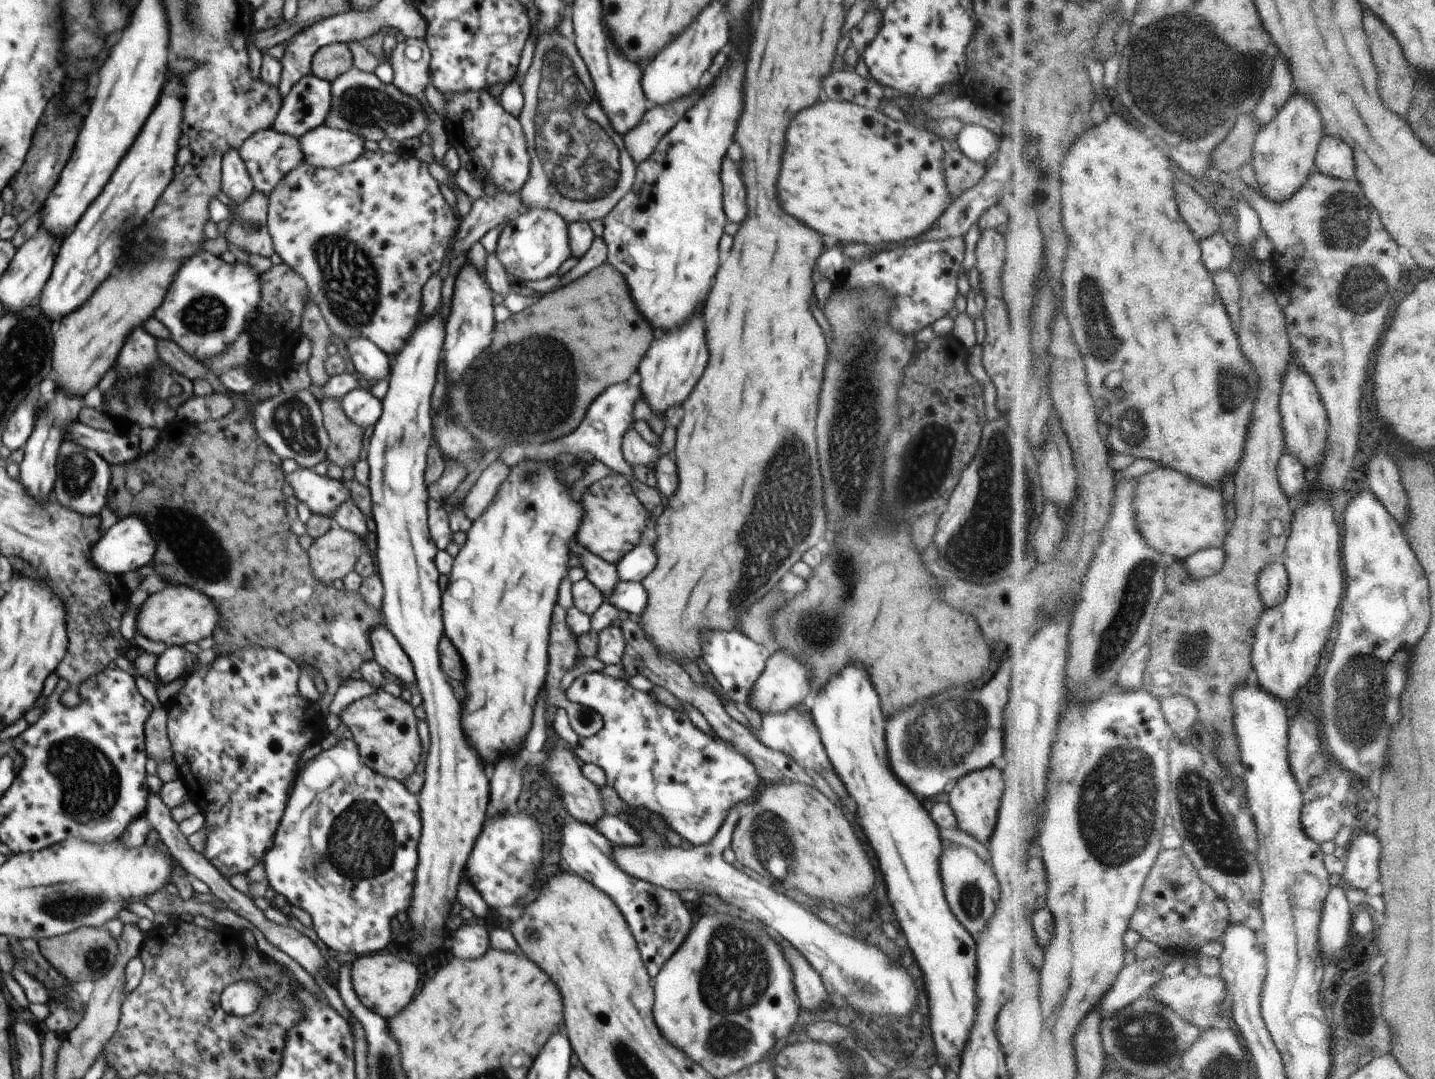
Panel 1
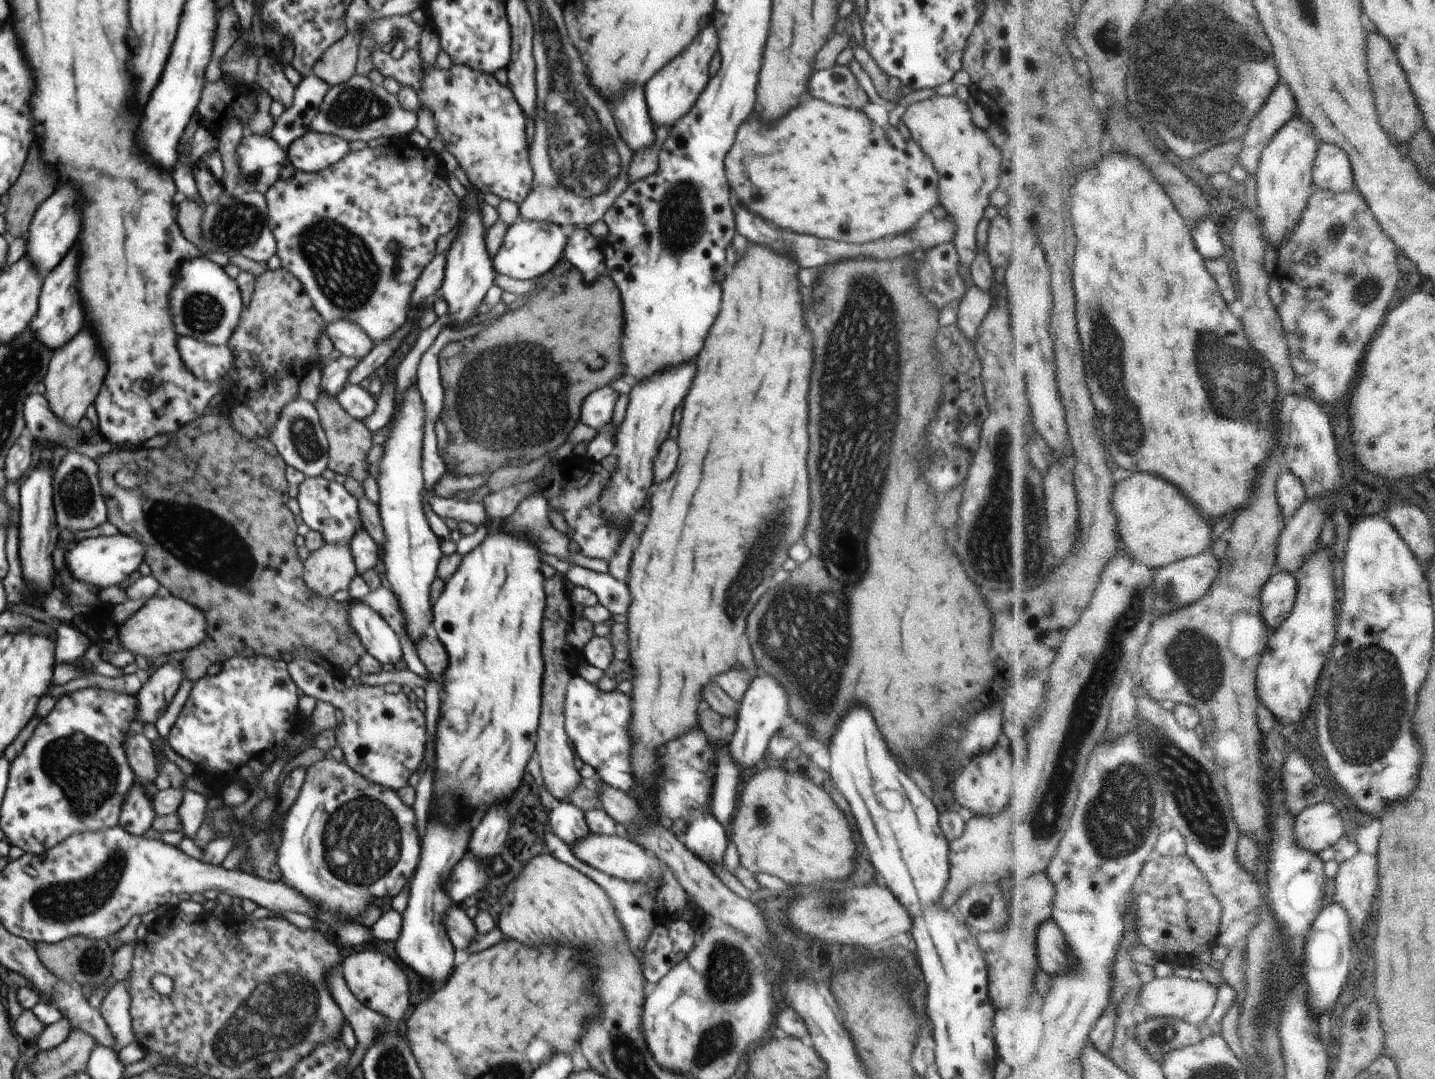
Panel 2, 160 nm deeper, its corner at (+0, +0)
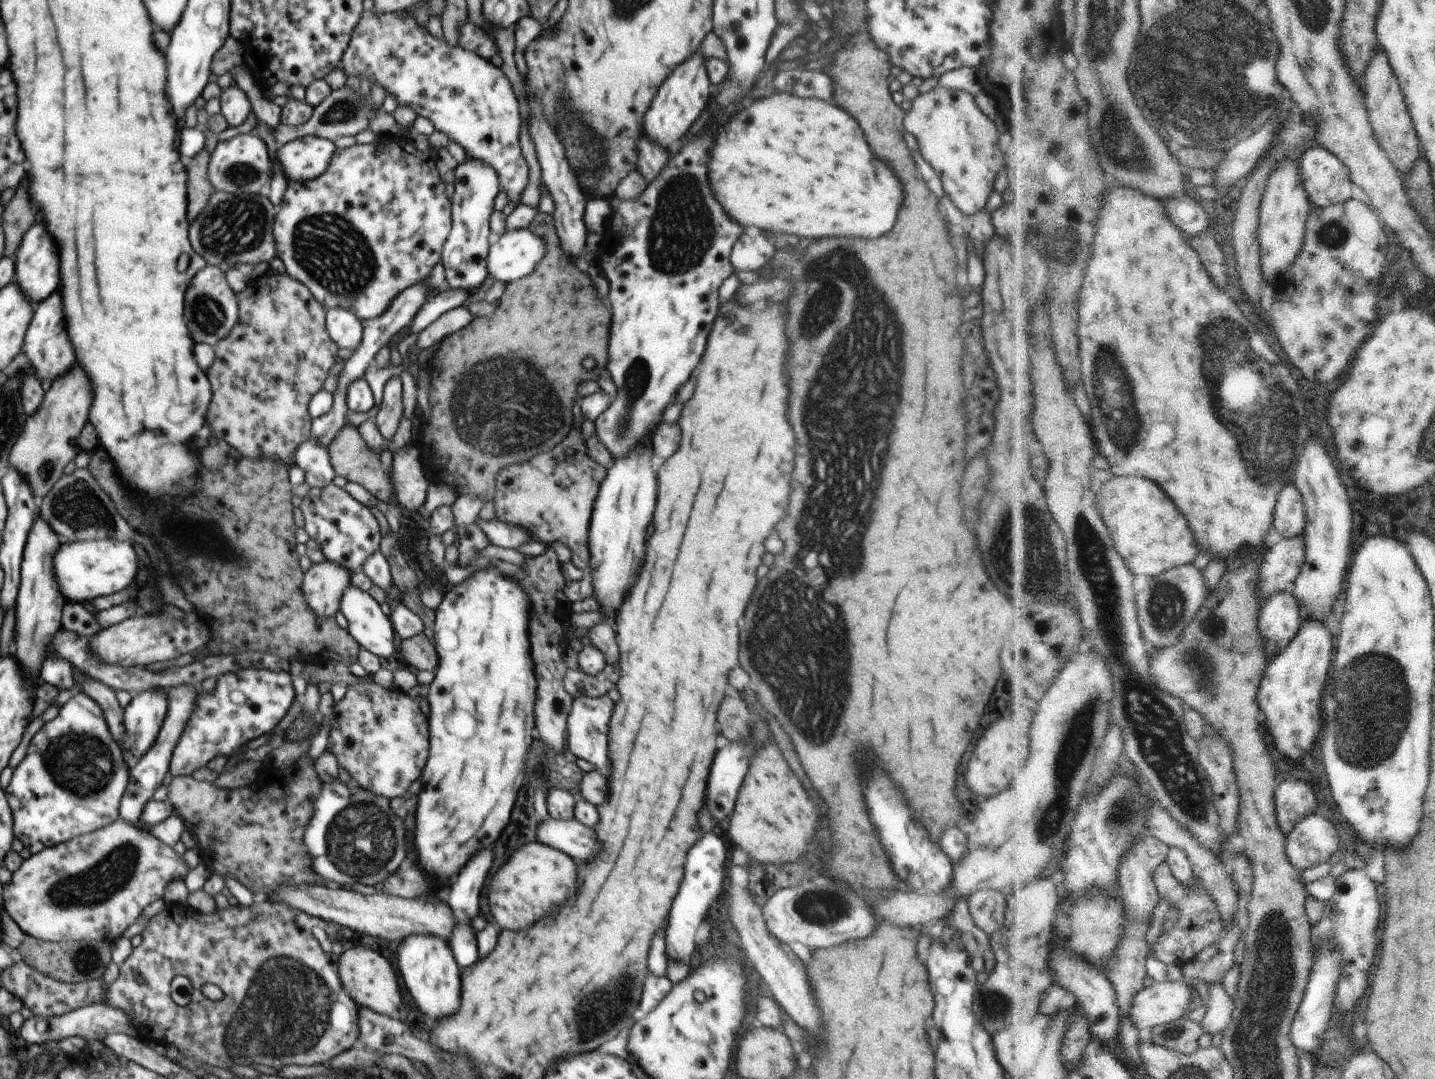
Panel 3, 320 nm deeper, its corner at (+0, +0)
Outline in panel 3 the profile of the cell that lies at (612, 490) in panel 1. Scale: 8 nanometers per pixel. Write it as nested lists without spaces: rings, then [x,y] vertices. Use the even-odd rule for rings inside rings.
[[[573,424],[564,440],[552,450],[538,454],[524,464],[511,464],[498,471],[493,501],[498,520],[515,527],[522,526],[531,540],[546,545],[562,542],[570,548],[570,562],[581,571],[589,572],[588,526],[594,498],[606,478],[607,469],[587,455],[583,438],[581,429]]]

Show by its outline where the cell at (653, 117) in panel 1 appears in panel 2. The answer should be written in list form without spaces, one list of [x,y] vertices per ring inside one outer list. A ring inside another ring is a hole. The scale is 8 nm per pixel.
[[[658,127],[655,128],[656,140],[651,147],[646,147],[643,151],[633,154],[628,167],[627,177],[630,183],[645,179],[655,173],[659,167],[659,150],[663,142],[668,138],[669,130]]]

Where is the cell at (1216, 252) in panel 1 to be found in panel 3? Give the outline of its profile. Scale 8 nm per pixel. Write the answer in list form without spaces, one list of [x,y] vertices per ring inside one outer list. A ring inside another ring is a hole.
[[[1184,194],[1182,197],[1165,200],[1163,203],[1174,224],[1183,229],[1189,238],[1210,231],[1212,220],[1209,217],[1209,212],[1206,212],[1192,195]]]

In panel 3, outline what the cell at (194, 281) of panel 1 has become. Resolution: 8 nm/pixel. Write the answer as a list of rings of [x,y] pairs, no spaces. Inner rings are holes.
[[[206,266],[192,278],[192,284],[188,286],[184,298],[184,318],[188,320],[194,342],[206,342],[215,347],[234,328],[238,317],[237,294],[228,286],[224,274],[218,268]]]

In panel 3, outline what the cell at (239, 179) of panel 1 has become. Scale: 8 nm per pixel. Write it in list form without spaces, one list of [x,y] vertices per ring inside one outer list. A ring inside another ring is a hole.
[[[231,85],[226,90],[220,91],[219,98],[221,100],[221,113],[230,126],[230,134],[241,130],[242,124],[251,116],[251,95],[247,95],[238,85]]]

